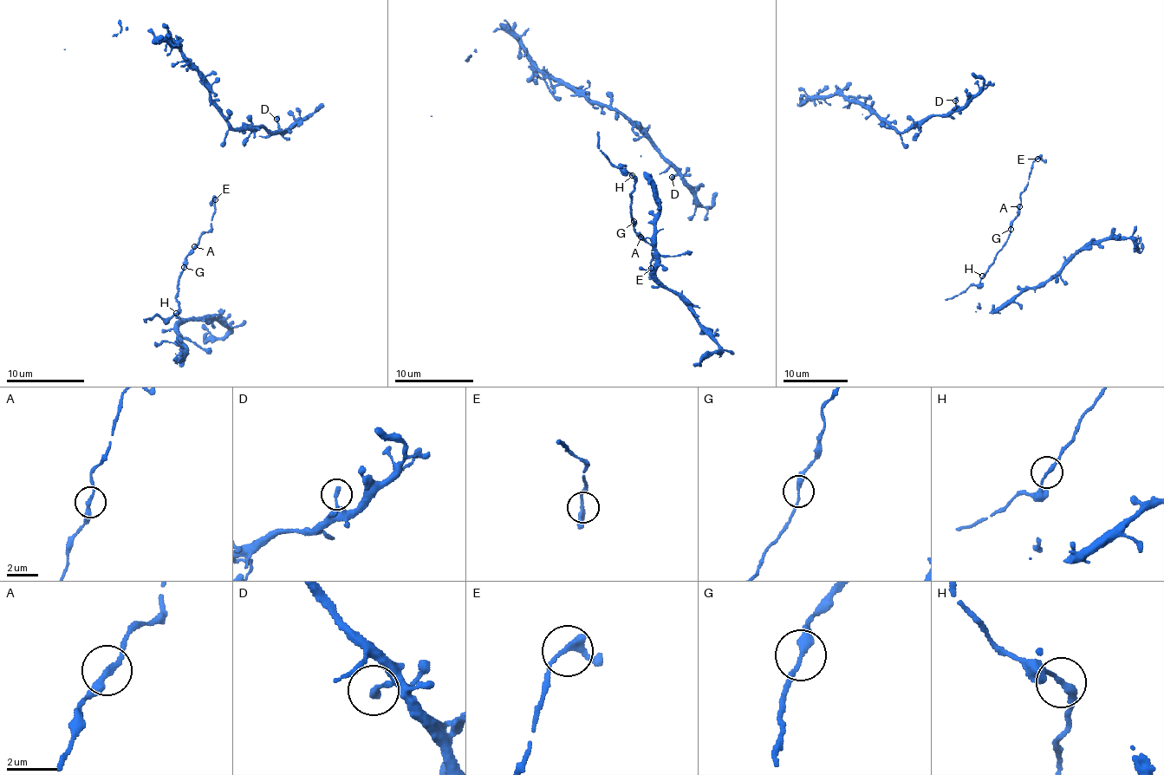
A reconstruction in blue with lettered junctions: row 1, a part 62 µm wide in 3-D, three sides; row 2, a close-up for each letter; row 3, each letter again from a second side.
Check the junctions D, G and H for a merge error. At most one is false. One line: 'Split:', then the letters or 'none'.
Split: none

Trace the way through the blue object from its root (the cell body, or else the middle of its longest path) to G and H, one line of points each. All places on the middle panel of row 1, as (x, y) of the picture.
G: (650, 261), (653, 250), (638, 235), (633, 222)
H: (650, 261), (653, 250), (638, 235), (631, 214), (631, 194), (636, 183), (632, 175)

